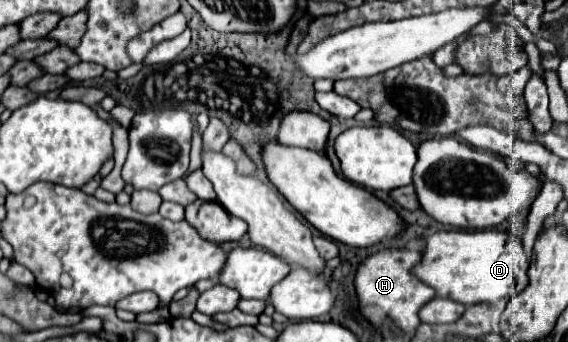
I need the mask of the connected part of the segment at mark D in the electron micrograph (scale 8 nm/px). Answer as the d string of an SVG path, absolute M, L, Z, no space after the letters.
M438 231L426 237L418 275L422 275L440 297L450 297L464 305L496 303L528 287L528 259L522 243L506 231Z

